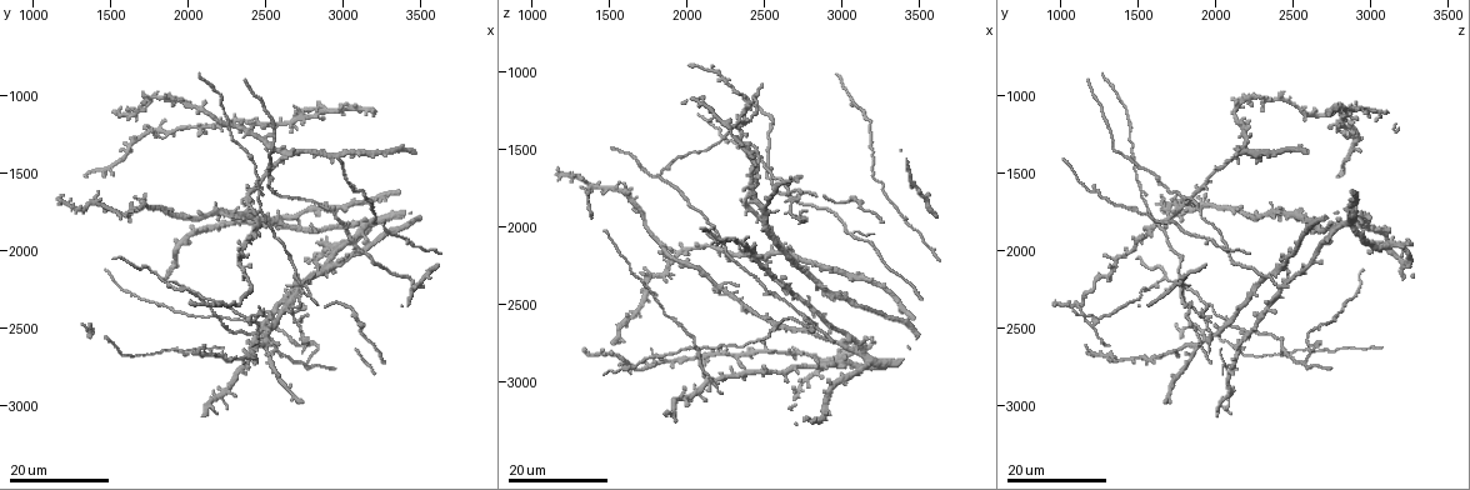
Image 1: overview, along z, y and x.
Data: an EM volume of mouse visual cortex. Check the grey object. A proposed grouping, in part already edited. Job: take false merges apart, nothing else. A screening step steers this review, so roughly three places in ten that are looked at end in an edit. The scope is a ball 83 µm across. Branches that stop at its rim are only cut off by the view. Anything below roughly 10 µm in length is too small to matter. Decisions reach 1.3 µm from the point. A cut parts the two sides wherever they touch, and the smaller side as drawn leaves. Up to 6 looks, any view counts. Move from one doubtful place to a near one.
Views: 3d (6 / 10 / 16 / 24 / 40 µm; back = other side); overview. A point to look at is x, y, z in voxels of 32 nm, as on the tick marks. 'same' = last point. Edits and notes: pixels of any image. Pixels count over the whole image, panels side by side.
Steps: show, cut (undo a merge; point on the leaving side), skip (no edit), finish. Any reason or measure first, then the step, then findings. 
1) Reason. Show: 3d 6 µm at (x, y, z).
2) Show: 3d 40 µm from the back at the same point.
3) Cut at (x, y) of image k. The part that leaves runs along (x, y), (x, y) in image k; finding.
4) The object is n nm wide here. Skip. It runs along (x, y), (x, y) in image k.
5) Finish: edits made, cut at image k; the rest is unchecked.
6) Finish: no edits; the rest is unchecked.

Calibre changes. Show: 3d 24 µm at (2840, 2620, 2660).

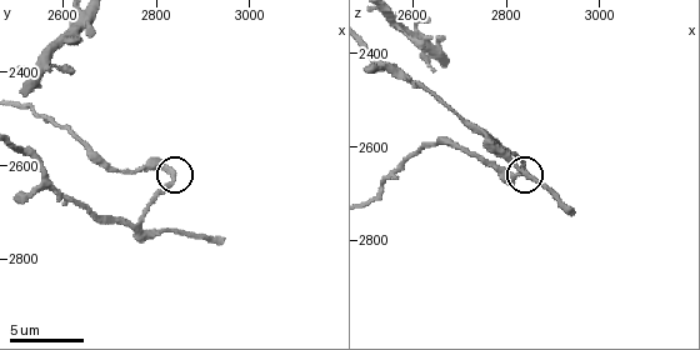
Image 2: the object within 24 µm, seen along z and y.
Show: 3d 6 µm at the same point.

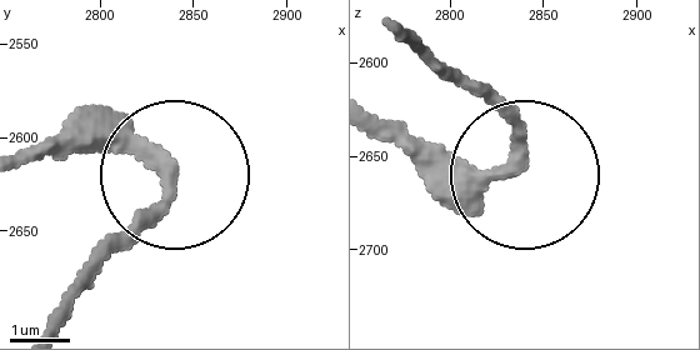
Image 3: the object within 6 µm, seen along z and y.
Show: 3d 6 µm from the back at (2836, 2618, 2650).

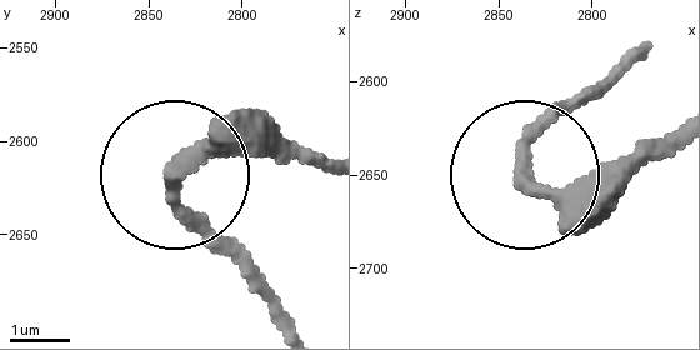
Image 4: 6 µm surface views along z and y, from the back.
Skip. It runs along (285, 316), (175, 181), (215, 153), (315, 153) in image 4; one neuron here.

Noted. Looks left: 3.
Thick turns thin. Show: 3d 24 µm at (2920, 2140, 2460).

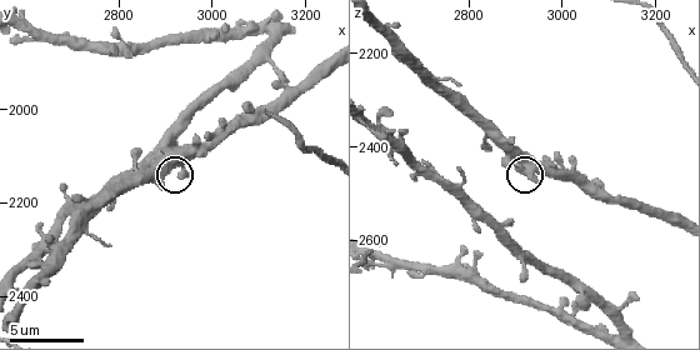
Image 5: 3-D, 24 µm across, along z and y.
Show: 3d 10 µm at (2945, 2135, 2475).

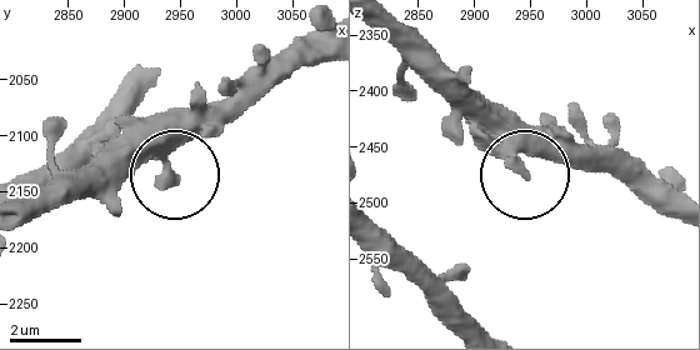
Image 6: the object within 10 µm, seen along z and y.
Skip. One neuron here.

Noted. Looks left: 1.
Finish: no edits; the rest is unchecked.

